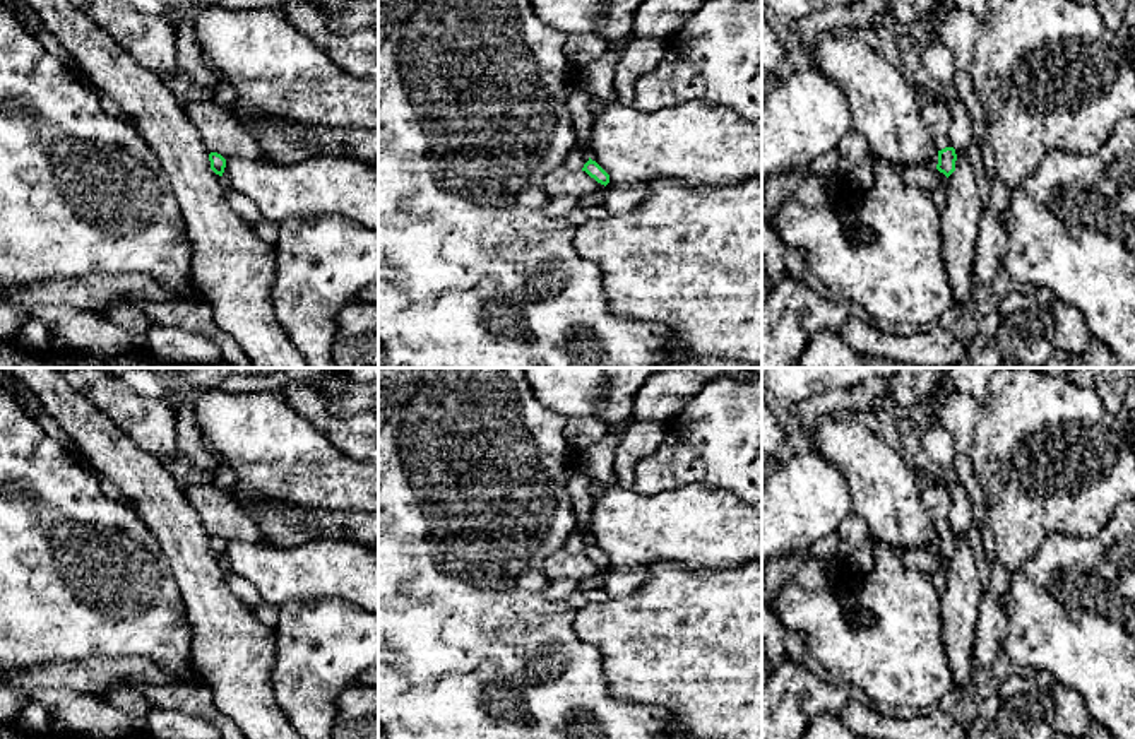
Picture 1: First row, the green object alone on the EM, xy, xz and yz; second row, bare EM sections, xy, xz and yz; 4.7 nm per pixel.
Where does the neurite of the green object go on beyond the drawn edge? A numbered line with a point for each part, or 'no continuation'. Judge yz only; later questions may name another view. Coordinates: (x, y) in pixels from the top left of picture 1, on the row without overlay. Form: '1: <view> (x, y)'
1: yz (935, 496)

